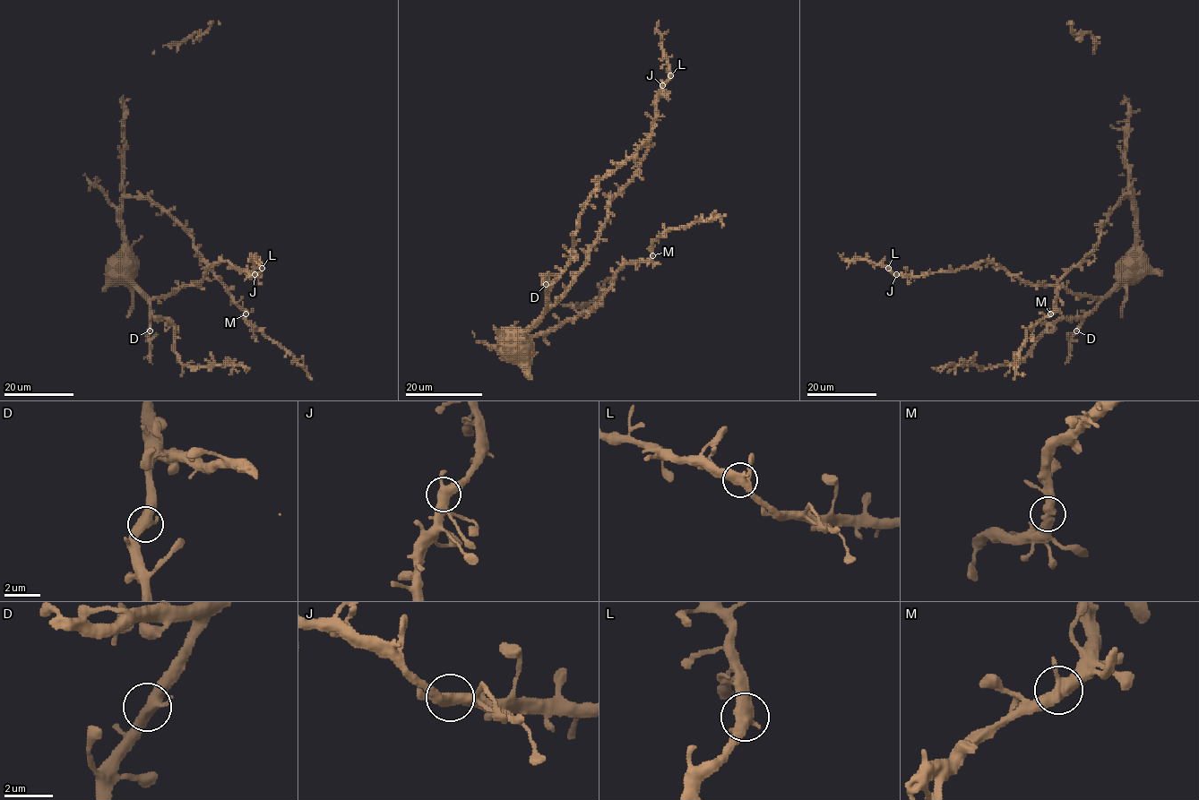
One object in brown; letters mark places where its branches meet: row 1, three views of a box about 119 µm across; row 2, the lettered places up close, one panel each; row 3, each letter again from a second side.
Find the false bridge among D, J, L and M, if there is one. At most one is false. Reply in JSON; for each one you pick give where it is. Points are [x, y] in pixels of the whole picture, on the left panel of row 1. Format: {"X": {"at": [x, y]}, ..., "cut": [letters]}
{"cut": []}

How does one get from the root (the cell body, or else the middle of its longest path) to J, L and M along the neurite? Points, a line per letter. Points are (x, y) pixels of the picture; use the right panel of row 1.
J: (1128, 257), (1121, 279), (1100, 297), (1032, 286), (987, 262), (954, 270), (896, 274)
L: (1128, 257), (1121, 279), (1100, 297), (1032, 286), (987, 262), (922, 275), (895, 275), (888, 267)
M: (1128, 257), (1134, 242), (1136, 206), (1125, 196), (1108, 215), (1098, 244), (1057, 283), (1051, 314)

